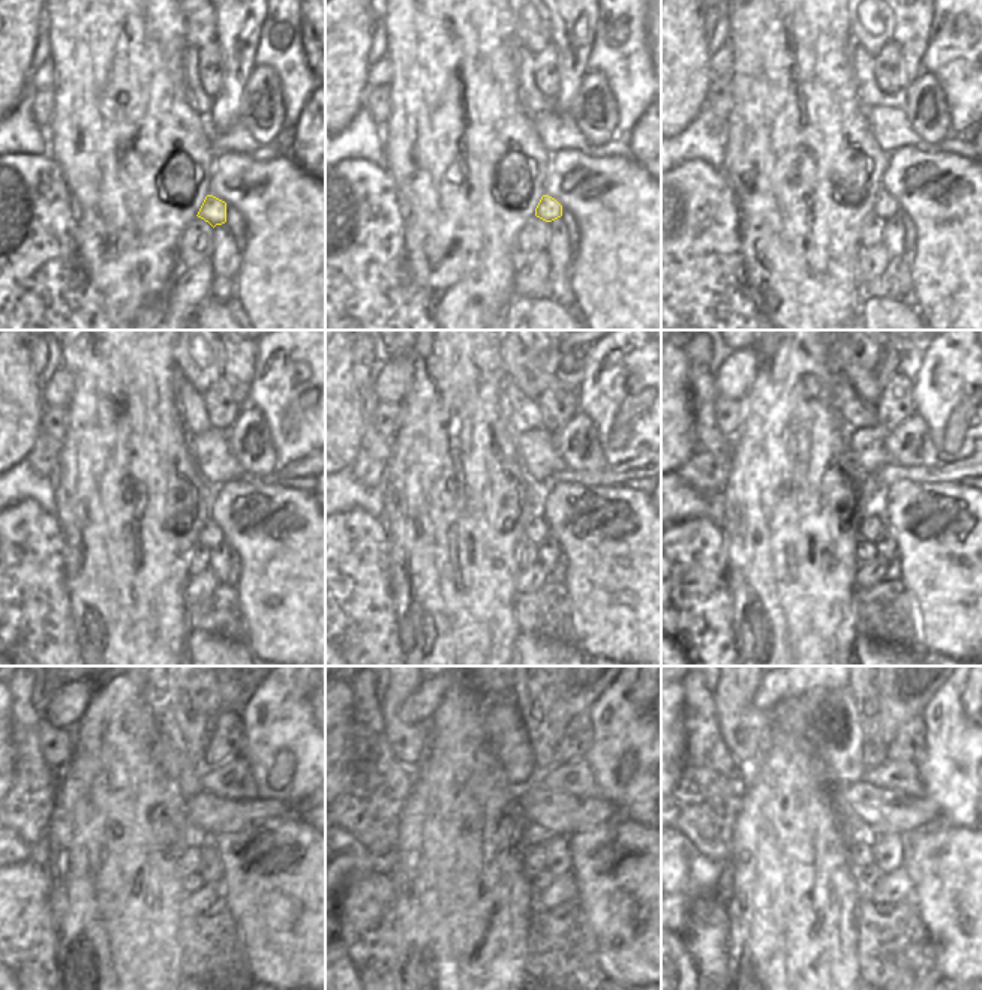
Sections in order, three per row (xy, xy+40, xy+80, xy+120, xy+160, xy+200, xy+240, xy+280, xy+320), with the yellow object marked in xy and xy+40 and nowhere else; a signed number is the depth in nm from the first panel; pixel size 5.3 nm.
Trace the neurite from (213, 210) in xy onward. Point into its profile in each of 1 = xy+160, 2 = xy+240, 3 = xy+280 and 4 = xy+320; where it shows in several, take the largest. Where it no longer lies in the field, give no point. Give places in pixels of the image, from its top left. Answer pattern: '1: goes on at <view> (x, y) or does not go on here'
1: goes on at xy+160 (537, 528)
2: goes on at xy+240 (192, 858)
3: goes on at xy+280 (532, 857)
4: goes on at xy+320 (861, 855)

